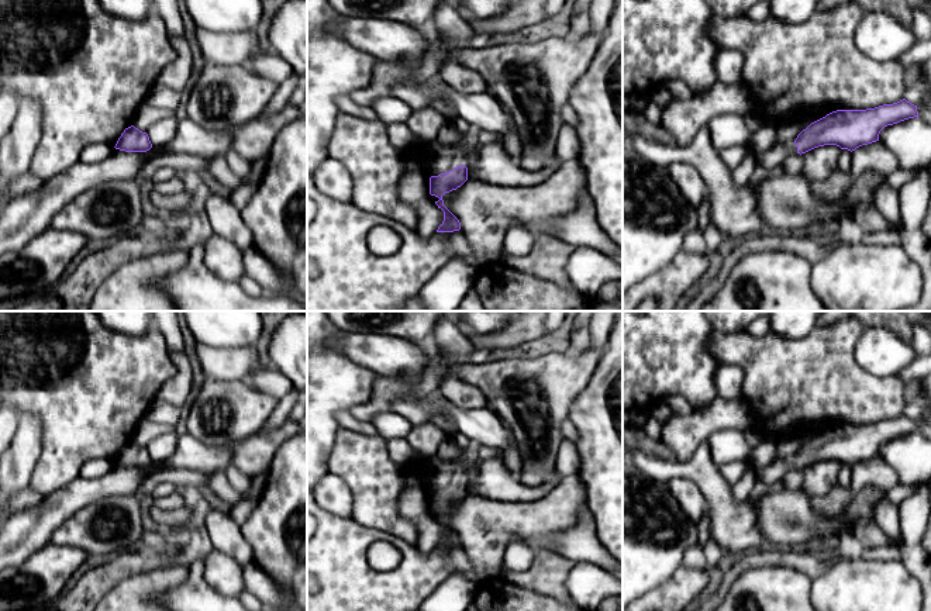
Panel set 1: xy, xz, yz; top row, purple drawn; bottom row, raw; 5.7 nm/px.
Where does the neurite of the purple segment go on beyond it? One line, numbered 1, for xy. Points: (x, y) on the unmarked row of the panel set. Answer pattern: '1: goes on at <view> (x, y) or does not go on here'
1: does not go on here

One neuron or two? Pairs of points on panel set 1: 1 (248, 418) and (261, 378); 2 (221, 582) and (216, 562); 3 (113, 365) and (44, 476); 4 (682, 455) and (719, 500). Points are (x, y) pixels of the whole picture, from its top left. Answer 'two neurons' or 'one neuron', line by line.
1: two neurons
2: one neuron
3: one neuron
4: two neurons

